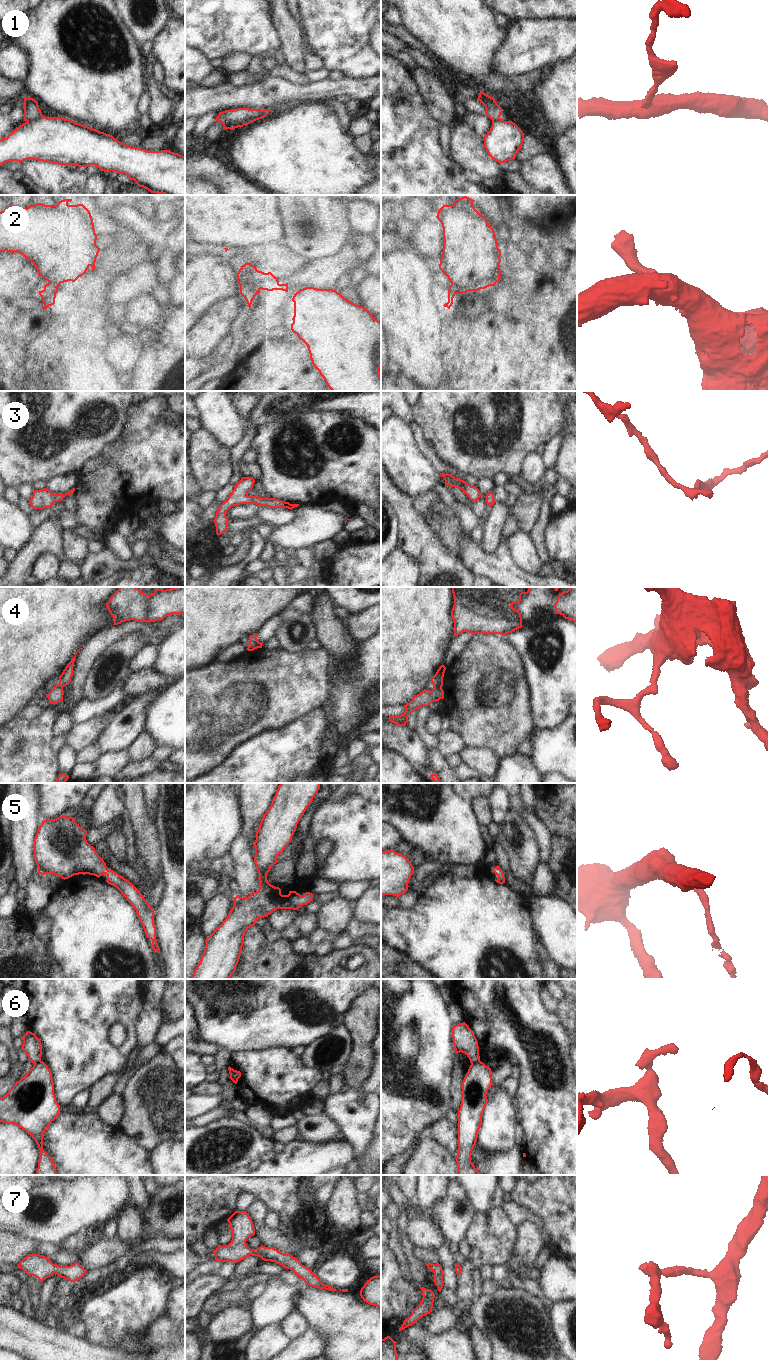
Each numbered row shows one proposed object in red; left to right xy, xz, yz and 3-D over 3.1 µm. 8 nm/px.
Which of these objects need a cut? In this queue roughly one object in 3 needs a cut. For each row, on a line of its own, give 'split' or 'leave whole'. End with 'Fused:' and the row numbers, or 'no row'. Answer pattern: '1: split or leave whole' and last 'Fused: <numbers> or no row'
1: split
2: split
3: leave whole
4: split
5: leave whole
6: split
7: leave whole
Fused: 1, 2, 4, 6

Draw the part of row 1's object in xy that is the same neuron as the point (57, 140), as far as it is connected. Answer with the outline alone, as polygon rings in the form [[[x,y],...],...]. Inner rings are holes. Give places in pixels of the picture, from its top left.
[[[42,115],[39,119],[23,123],[21,126],[16,127],[6,138],[0,139],[0,166],[9,161],[21,163],[28,159],[86,168],[95,165],[107,173],[111,171],[118,174],[123,173],[130,180],[134,180],[139,187],[143,187],[151,193],[185,195],[185,156],[169,150],[147,151],[141,147],[131,147],[118,141],[110,134],[63,117],[45,117]]]

